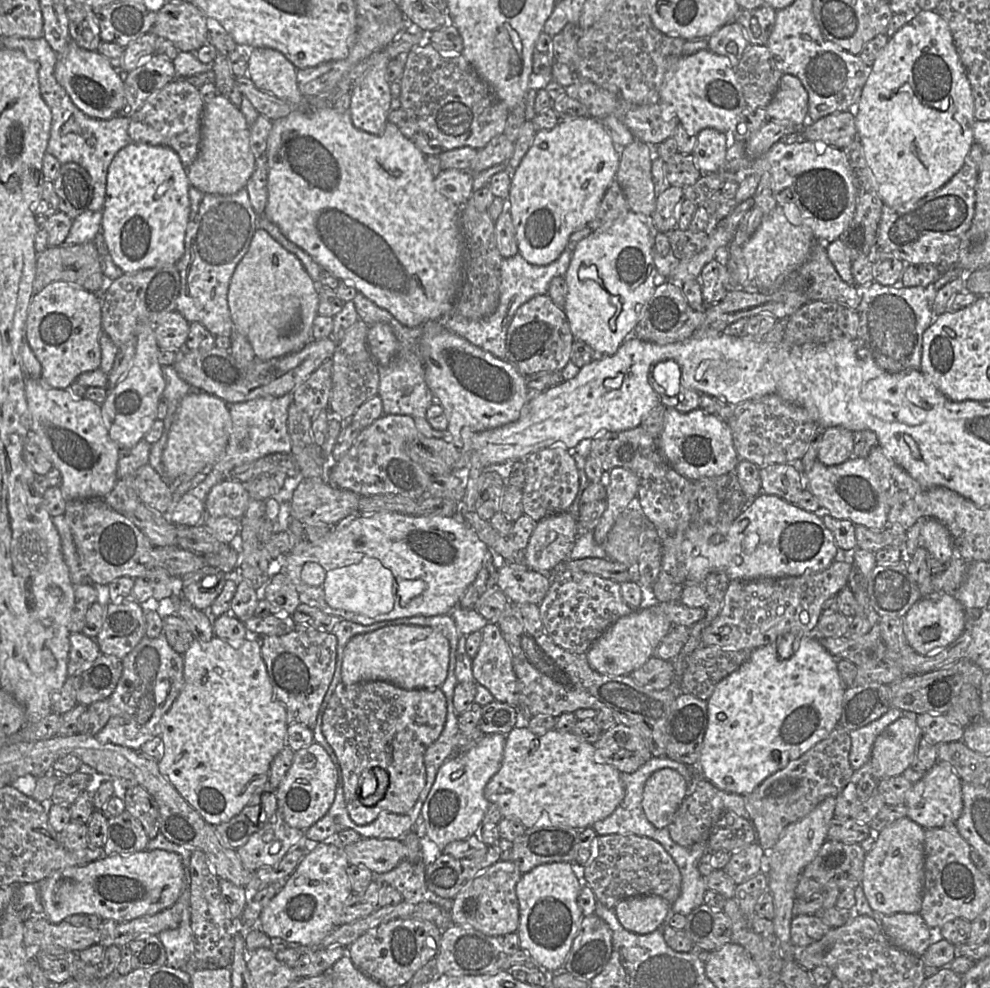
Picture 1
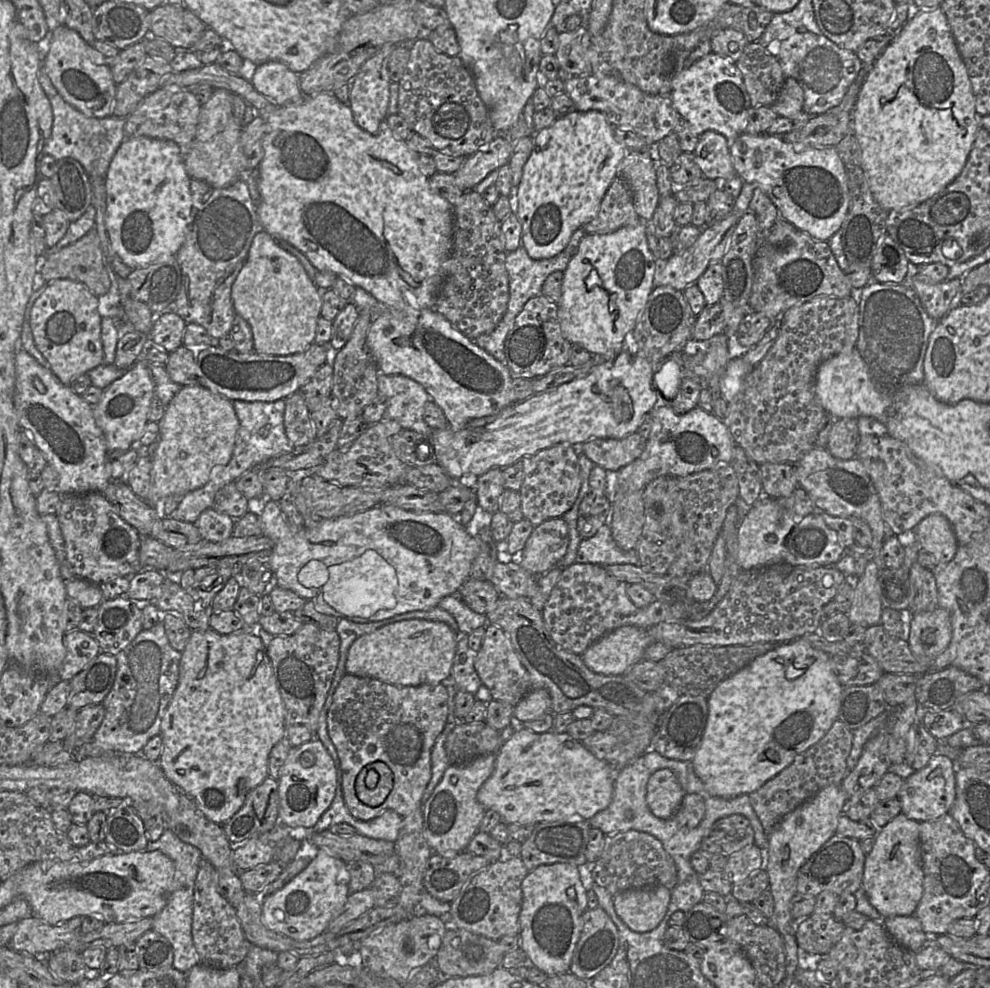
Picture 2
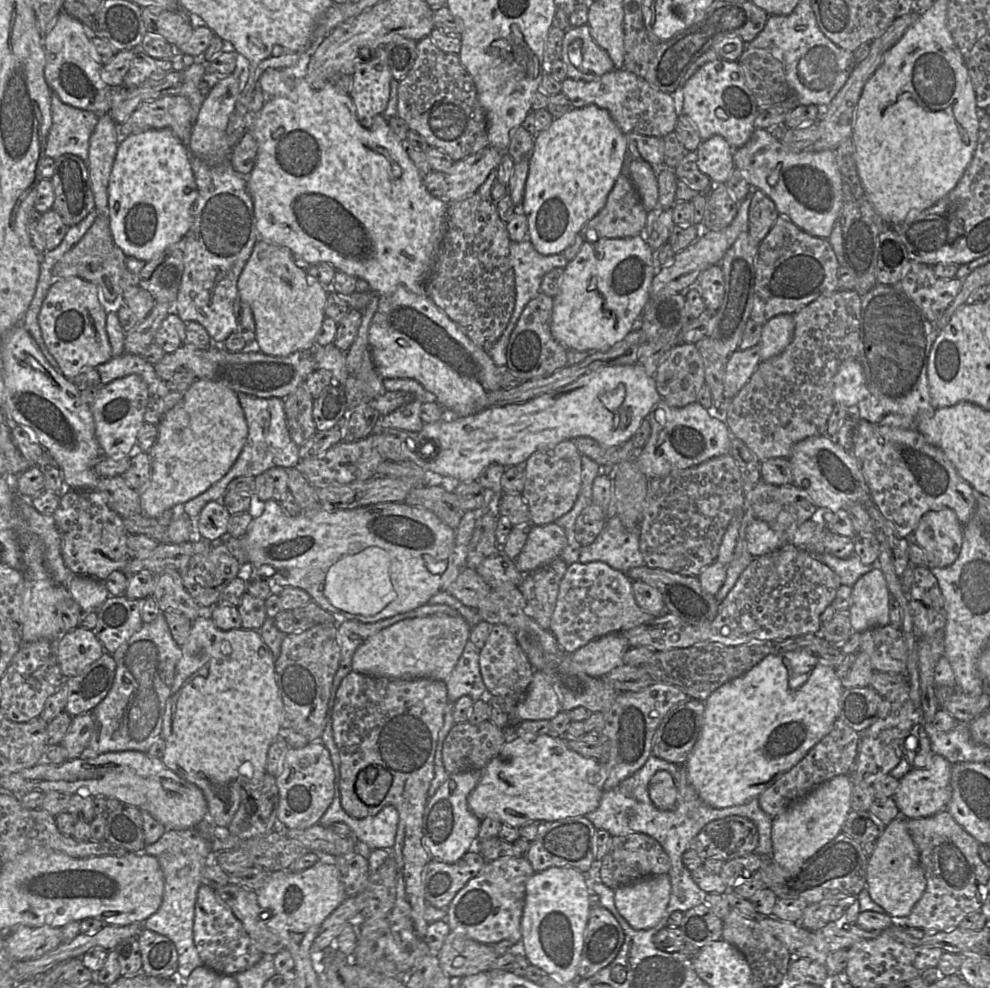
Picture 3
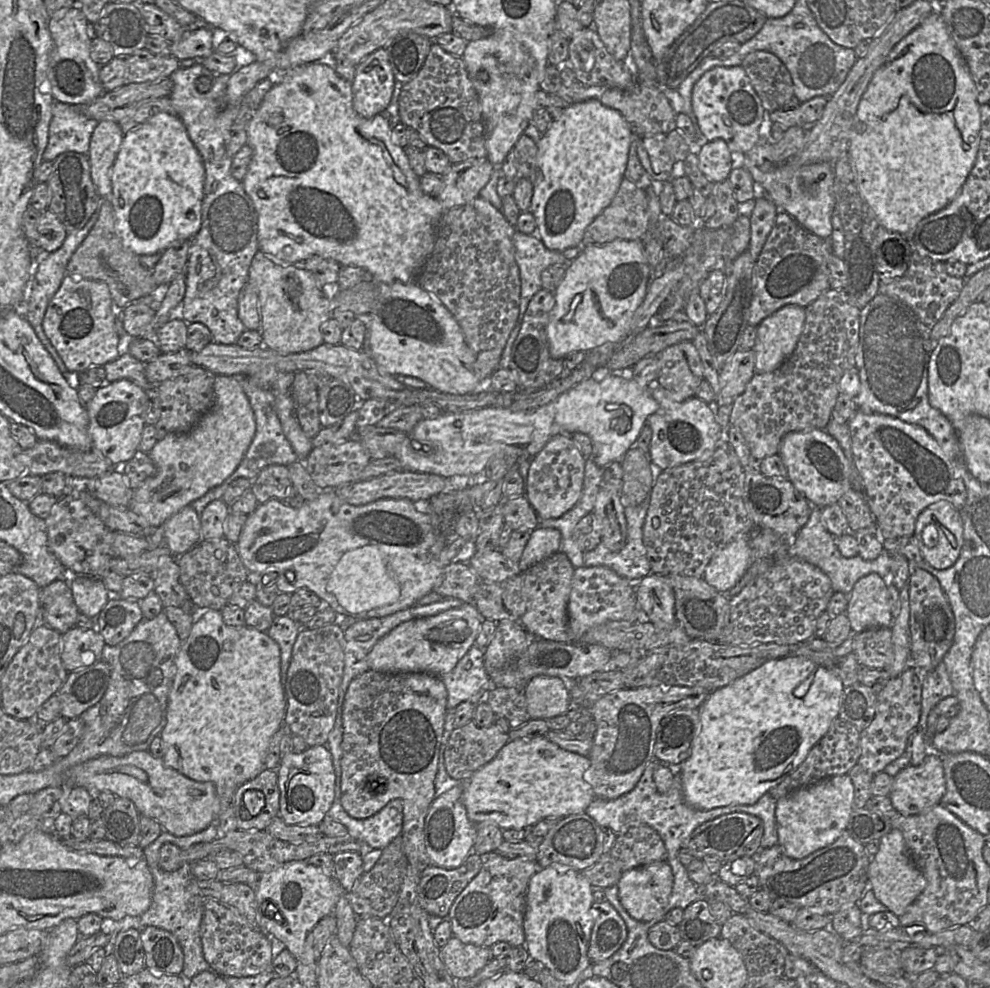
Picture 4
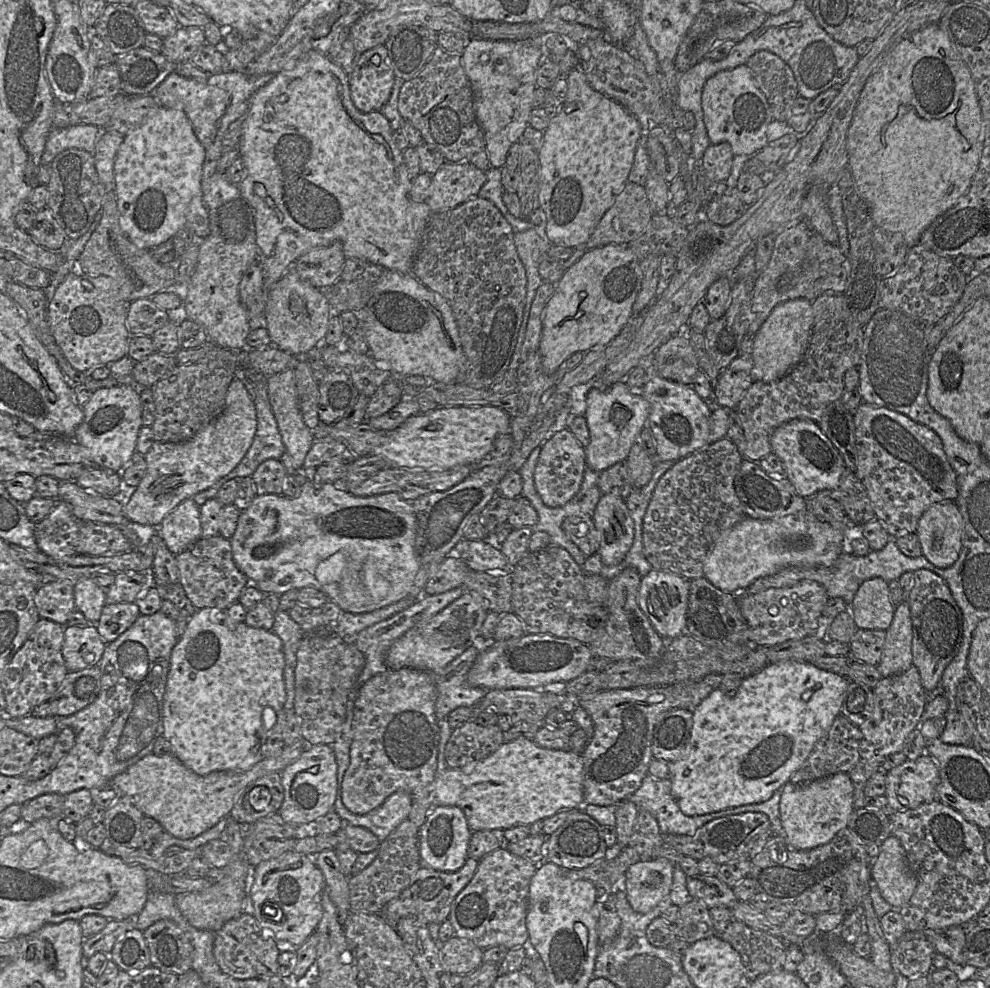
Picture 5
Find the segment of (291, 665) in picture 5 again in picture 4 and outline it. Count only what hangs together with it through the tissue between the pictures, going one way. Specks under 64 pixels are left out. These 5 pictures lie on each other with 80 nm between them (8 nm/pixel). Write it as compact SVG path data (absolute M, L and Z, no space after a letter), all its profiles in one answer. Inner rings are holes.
M288 615L274 616L272 625L266 632L280 648L282 684L290 665L293 645L301 628L302 625Z

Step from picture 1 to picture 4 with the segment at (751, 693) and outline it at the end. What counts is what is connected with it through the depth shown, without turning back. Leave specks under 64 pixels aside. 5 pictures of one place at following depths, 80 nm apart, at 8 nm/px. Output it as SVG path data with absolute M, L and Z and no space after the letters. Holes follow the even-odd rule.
M790 655L768 660L746 675L711 692L708 698L698 708L700 715L699 728L693 739L689 756L679 765L685 802L689 806L699 810L711 810L713 808L731 805L755 804L771 788L778 785L787 775L796 770L805 760L812 747L827 733L832 721L839 716L844 688L845 686L840 677L826 666L817 664L802 656Z

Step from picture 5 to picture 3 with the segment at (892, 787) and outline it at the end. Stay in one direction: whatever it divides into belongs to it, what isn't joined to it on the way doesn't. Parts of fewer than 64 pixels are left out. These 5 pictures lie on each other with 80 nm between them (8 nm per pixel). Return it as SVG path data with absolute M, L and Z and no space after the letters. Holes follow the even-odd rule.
M933 753L925 768L911 768L900 780L894 795L894 800L900 810L900 815L907 819L932 816L942 810L947 810L952 796L951 770L952 763L939 754Z

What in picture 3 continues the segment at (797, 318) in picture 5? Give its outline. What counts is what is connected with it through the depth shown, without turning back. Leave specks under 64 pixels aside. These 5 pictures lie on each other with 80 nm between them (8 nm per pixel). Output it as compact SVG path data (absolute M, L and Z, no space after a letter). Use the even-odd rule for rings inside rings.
M780 314L766 321L760 340L761 359L767 360L783 352L791 342L793 333L793 314Z

